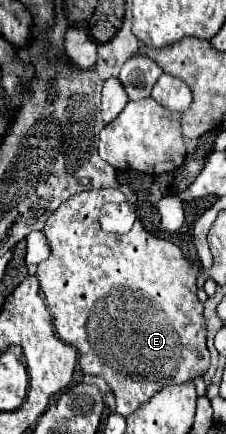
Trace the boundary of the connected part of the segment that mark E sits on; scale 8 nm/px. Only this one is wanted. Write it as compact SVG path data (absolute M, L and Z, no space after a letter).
M90 189L90 191L82 191L74 197L70 197L66 203L62 203L62 207L58 207L46 221L44 225L44 235L46 239L50 241L50 257L38 265L36 269L36 279L40 283L40 291L44 293L46 297L46 305L52 313L52 319L54 319L54 327L56 327L56 333L58 337L76 347L78 349L78 365L82 369L84 375L96 375L96 377L102 377L110 389L114 391L116 395L116 413L120 413L122 417L128 417L130 413L134 413L142 403L146 403L152 395L156 395L158 391L162 391L164 387L168 385L182 385L182 383L190 383L194 381L194 377L198 375L204 375L208 371L208 365L210 365L210 353L208 353L208 347L206 347L206 323L204 323L204 317L202 317L202 303L196 295L196 277L198 277L198 271L200 267L190 263L184 253L180 251L178 245L162 239L162 237L156 237L152 233L148 233L140 221L136 221L130 229L130 233L106 233L100 225L100 217L102 217L102 209L104 205L108 203L124 203L122 201L122 195L118 195L116 189Z

